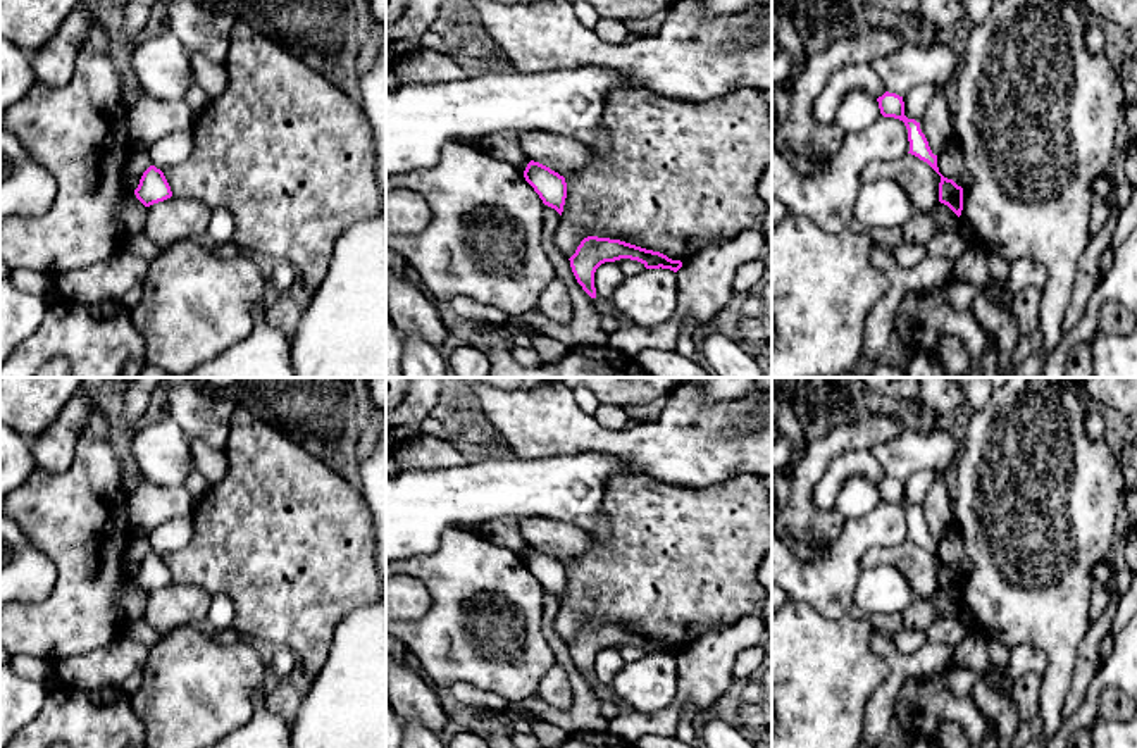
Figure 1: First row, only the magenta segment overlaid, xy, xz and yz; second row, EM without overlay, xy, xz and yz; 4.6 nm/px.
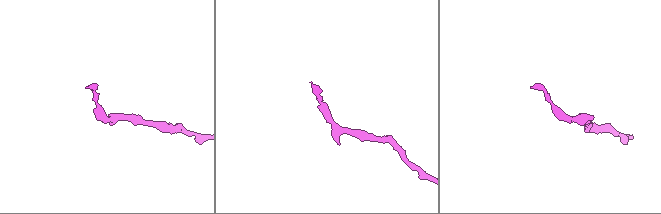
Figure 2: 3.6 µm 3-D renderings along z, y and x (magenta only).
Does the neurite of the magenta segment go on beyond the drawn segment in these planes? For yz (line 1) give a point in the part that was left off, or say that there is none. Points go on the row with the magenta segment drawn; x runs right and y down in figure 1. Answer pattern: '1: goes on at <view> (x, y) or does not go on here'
1: does not go on here

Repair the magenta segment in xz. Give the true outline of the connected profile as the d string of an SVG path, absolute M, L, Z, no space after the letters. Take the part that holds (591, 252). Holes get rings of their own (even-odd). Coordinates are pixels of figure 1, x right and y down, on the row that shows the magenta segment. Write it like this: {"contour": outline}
{"contour": "M587 236L581 241L575 253L568 259L572 272L582 290L596 298L594 272L605 262L631 259L641 262L646 269L670 269L677 272L682 267L680 260L672 260L667 255L646 250L620 240Z"}

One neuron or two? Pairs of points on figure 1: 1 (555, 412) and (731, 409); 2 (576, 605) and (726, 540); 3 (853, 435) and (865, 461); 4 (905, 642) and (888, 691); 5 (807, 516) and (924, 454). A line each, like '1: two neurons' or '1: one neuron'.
1: one neuron
2: one neuron
3: two neurons
4: two neurons
5: two neurons

